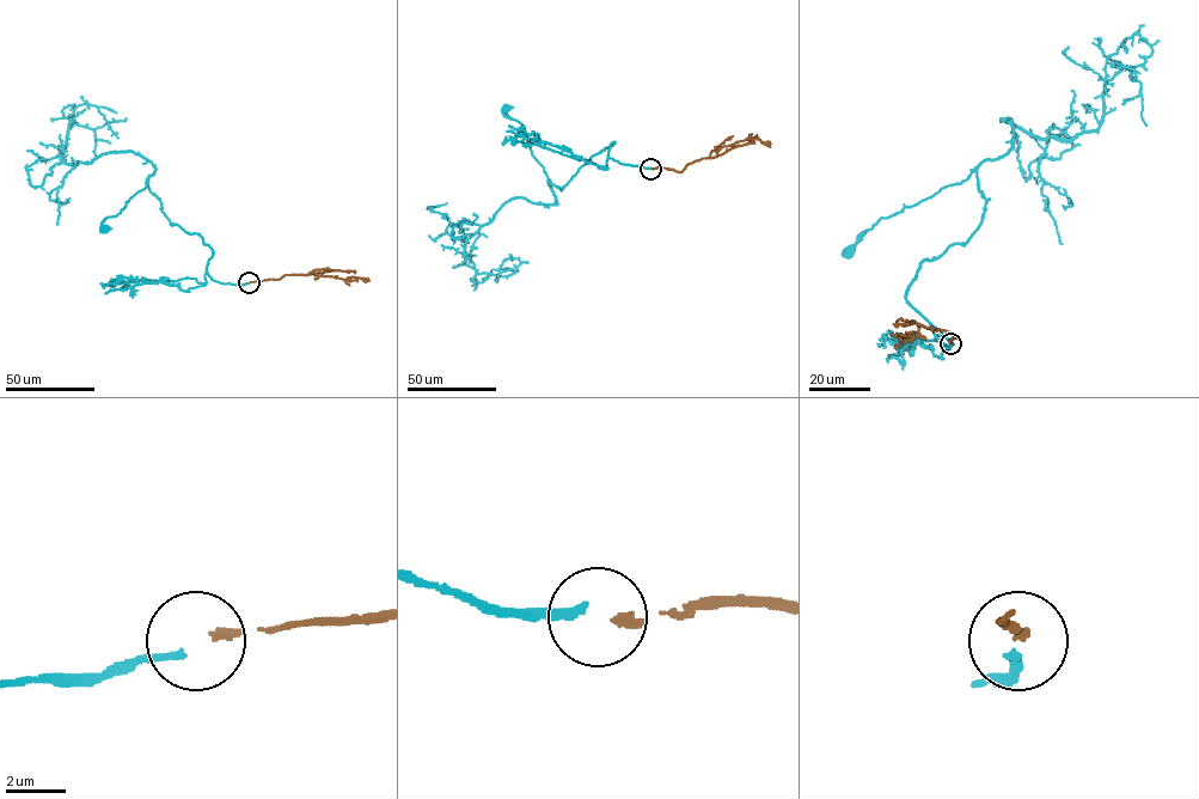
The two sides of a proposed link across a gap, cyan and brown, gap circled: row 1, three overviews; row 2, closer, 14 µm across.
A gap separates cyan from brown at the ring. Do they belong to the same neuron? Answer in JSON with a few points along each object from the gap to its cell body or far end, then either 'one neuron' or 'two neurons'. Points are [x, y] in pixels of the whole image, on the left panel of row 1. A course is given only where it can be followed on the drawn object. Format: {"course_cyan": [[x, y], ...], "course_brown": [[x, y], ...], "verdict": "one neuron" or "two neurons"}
{"course_cyan": [[249, 282], [213, 280], [207, 272], [212, 249], [197, 233], [171, 225], [147, 180], [103, 227]], "course_brown": [[250, 282], [311, 272], [346, 280], [359, 278], [365, 282]], "verdict": "two neurons"}

